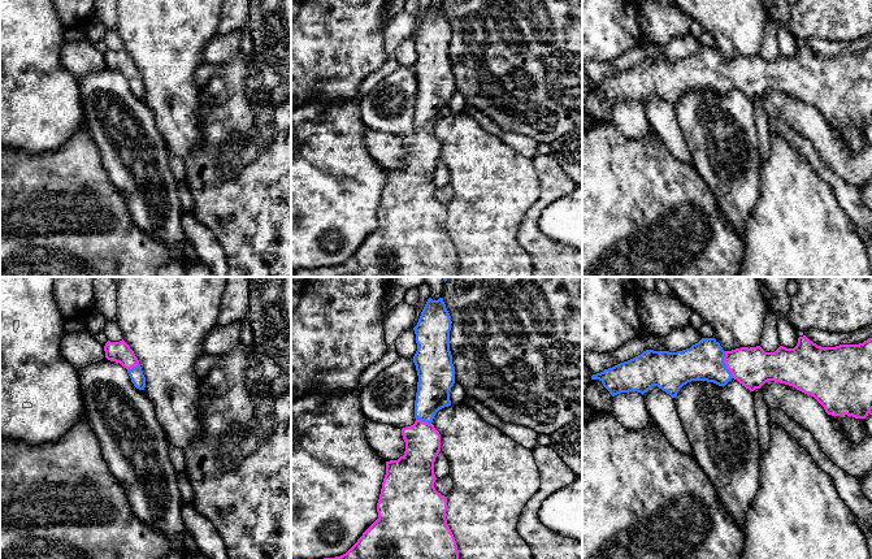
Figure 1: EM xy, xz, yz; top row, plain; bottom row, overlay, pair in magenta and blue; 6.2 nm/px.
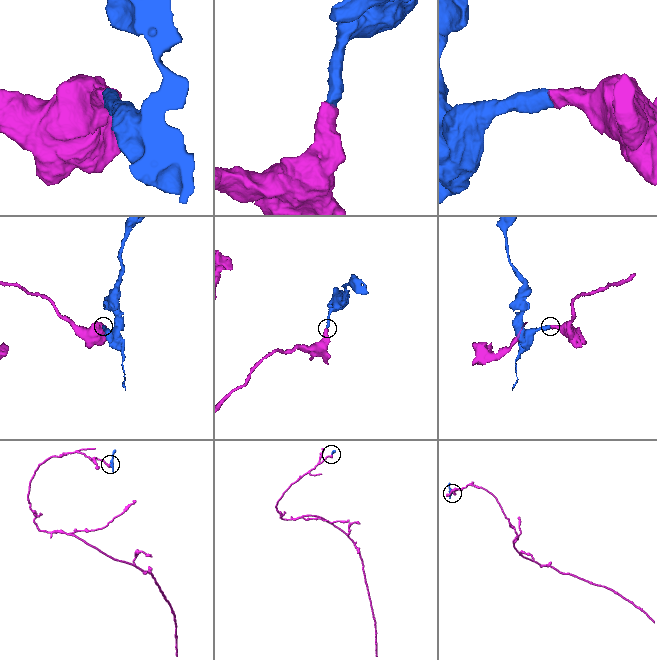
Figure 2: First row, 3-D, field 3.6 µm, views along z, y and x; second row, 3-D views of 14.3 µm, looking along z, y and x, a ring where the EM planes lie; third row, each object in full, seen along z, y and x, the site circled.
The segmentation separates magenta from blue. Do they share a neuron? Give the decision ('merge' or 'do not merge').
merge

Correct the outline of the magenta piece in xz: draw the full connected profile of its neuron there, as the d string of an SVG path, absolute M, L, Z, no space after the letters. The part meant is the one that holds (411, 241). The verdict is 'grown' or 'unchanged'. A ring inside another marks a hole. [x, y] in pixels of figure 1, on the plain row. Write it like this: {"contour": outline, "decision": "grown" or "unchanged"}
{"contour": "M443 6L428 8L417 34L417 60L413 65L418 91L415 109L416 130L402 138L404 164L386 170L386 183L377 212L378 228L343 264L317 269L299 269L292 277L457 277L459 259L447 233L447 205L434 196L434 170L441 160L441 143L434 136L435 122L451 114L455 75L450 60L451 25Z", "decision": "grown"}

